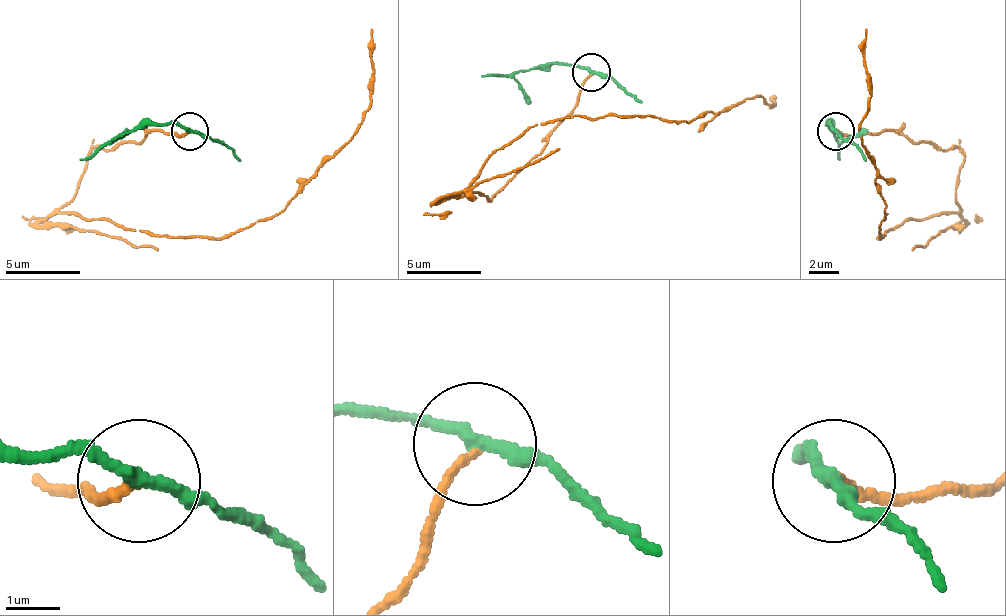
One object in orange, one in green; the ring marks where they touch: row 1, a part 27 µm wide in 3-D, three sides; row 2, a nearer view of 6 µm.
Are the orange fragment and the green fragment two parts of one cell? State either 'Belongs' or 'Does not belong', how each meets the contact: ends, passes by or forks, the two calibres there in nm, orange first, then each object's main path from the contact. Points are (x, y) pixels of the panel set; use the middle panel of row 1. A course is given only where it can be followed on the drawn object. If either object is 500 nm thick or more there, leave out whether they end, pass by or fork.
Does not belong. At the ring orange ends. At the ring green passes by. Thickness 150 nm (orange) against 240 nm. Course of orange: (590, 75), (542, 150), (489, 198), (463, 195), (493, 154), (538, 124), (691, 120), (755, 97), (773, 101). Course of green: (590, 71), (575, 64), (542, 64), (504, 75), (482, 75)

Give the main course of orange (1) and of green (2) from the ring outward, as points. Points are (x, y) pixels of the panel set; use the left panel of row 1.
1: (189, 130), (95, 149), (61, 209), (230, 239), (290, 205), (353, 134), (372, 93), (372, 29)
2: (189, 130), (174, 123), (140, 123), (103, 141), (80, 160)

